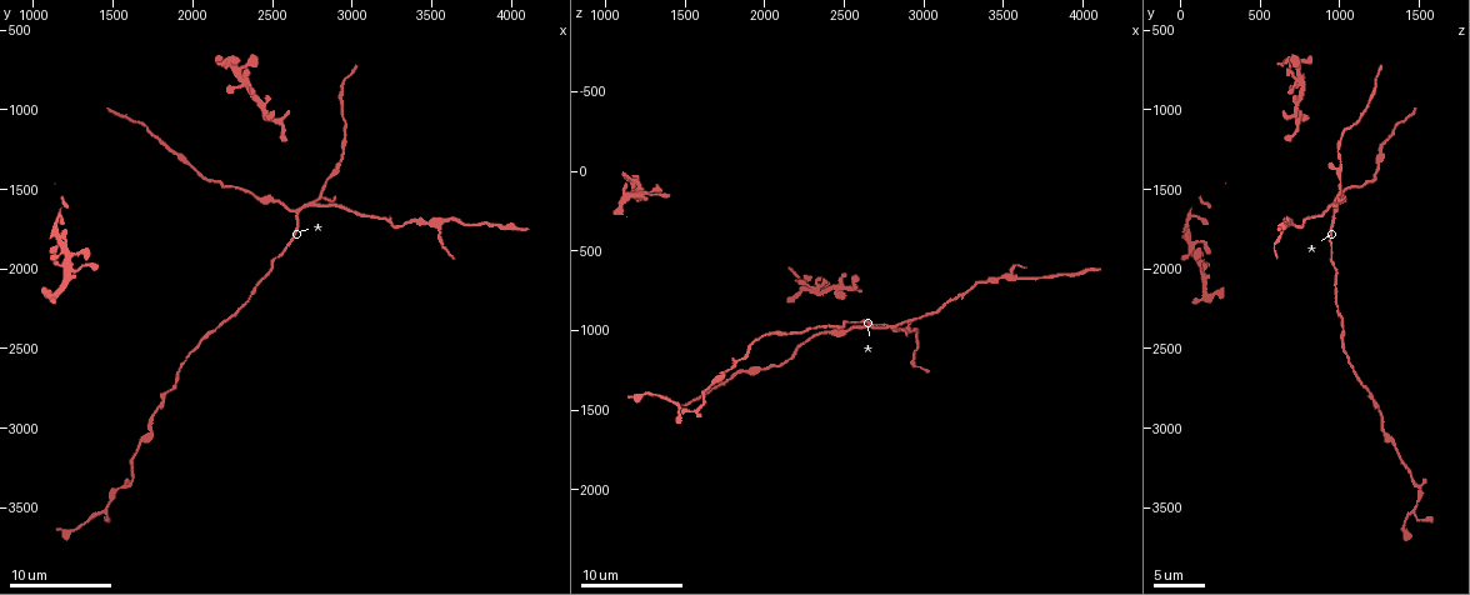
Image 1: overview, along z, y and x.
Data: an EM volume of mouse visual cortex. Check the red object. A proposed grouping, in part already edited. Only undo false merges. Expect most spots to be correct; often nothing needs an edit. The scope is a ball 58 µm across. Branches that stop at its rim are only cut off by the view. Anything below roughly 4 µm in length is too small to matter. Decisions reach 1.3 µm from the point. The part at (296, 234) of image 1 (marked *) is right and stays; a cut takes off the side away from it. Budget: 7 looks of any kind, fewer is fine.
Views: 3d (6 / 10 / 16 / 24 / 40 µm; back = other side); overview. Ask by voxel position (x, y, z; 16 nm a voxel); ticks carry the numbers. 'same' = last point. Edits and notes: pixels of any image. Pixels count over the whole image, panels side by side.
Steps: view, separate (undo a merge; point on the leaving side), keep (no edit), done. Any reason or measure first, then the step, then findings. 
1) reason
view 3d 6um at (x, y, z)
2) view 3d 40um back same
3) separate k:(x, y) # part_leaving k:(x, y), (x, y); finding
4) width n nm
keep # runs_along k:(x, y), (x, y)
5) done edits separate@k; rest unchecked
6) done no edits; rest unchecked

view 3d 10um at (2080, 2400, 1000)

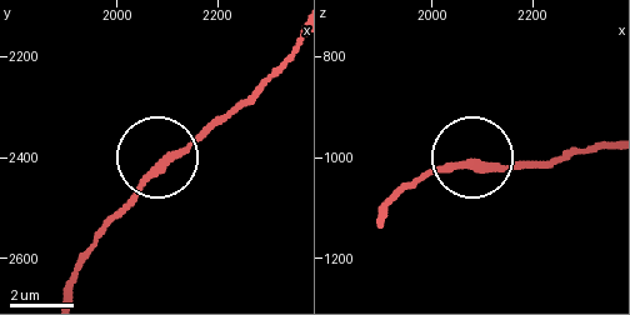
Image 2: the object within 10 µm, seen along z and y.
view 3d 6um at (2085, 2415, 1010)

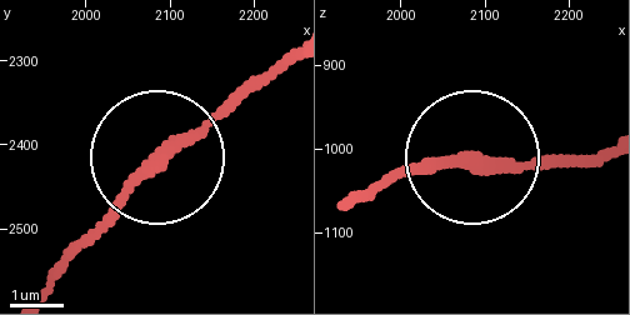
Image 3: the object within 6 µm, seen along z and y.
side_arm 30 um
keep # runs_along 3:(283, 56), (71, 249); all the same neuron

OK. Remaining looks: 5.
calibre changes
view 3d 6um at (1600, 3360, 1460)

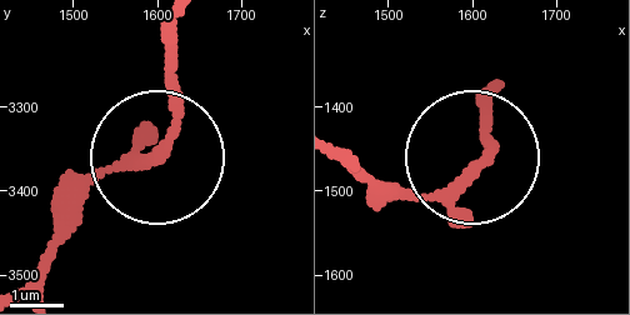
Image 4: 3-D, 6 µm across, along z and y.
width 180 nm
keep # all the same neuron

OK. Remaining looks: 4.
three arms meet
view 3d 6um at (2540, 1080, 740)

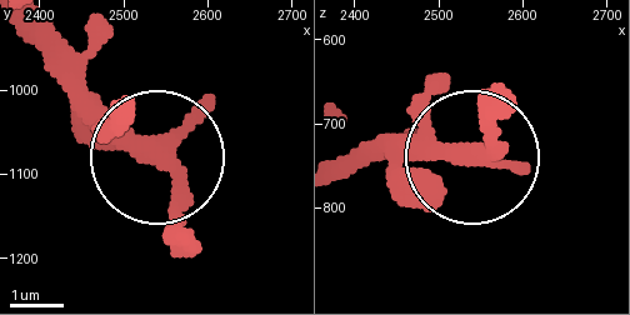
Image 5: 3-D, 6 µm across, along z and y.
keep # all the same neuron

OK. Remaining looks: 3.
done no edits; rest unchecked

